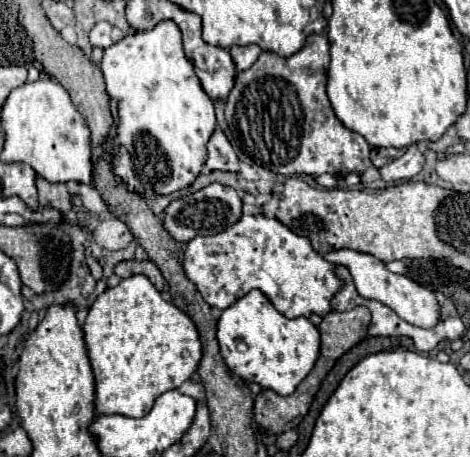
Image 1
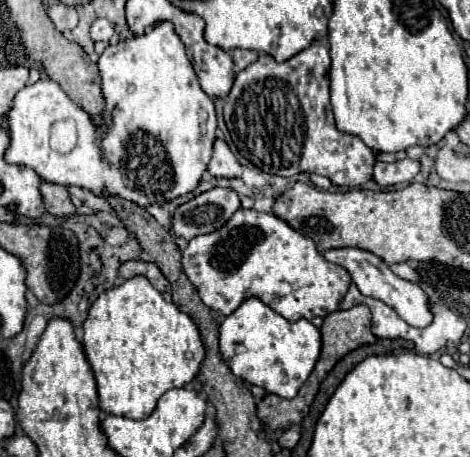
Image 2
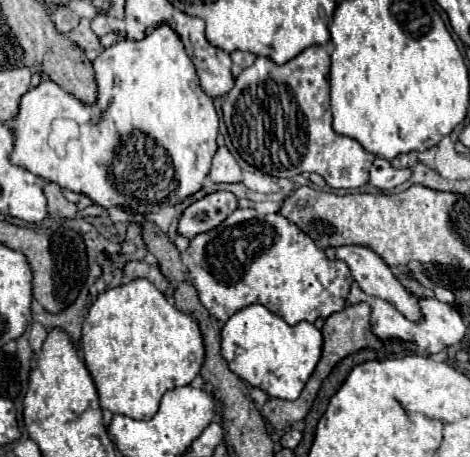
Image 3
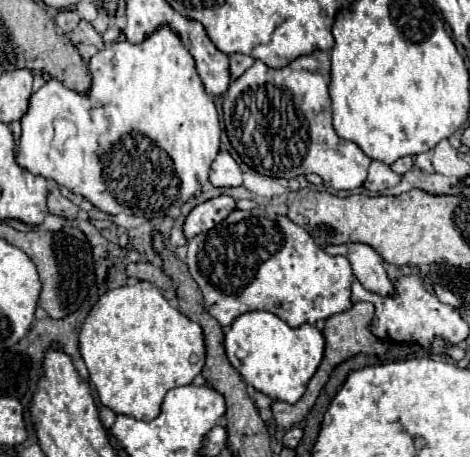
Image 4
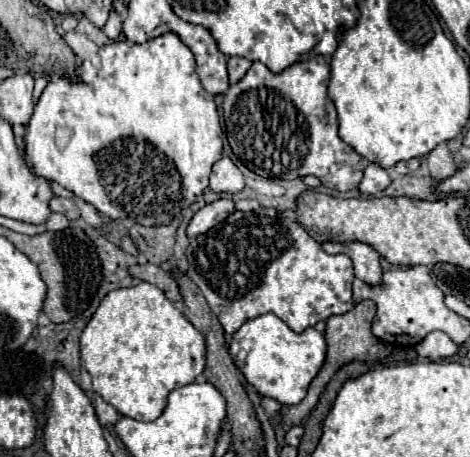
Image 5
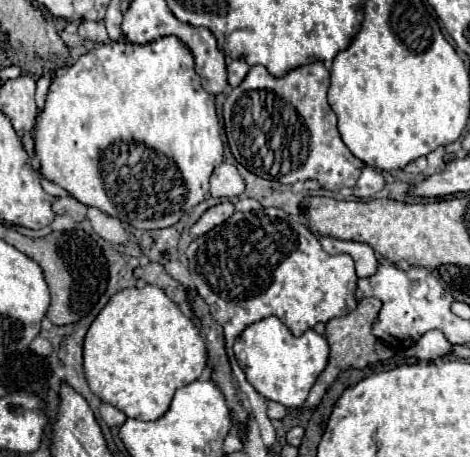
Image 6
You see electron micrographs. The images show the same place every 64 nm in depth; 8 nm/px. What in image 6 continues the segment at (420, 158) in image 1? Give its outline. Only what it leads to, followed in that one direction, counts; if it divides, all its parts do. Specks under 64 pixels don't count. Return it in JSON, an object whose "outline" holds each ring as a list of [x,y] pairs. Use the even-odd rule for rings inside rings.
{"outline":[[[366,166],[358,178],[358,184],[354,186],[354,196],[356,198],[374,196],[384,188],[384,184],[386,184],[386,180],[384,180],[382,172],[372,168],[372,166]]]}

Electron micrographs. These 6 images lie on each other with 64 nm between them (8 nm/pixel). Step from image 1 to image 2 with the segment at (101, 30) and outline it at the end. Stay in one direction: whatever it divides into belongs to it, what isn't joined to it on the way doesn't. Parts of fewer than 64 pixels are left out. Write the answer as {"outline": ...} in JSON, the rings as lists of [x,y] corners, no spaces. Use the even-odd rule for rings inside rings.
{"outline":[[[96,20],[90,28],[90,36],[94,42],[108,42],[114,32],[114,26],[108,20]]]}

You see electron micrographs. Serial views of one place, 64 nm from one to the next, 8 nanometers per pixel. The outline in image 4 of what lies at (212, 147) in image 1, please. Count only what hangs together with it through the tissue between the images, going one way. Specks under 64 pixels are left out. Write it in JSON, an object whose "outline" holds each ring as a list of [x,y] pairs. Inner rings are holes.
{"outline":[[[222,150],[212,162],[210,182],[214,186],[242,186],[242,170],[226,150]]]}

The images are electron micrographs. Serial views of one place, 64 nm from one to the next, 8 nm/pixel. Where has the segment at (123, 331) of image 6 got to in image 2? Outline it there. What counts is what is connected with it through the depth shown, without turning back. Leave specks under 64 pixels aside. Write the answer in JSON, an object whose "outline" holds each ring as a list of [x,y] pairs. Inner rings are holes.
{"outline":[[[134,276],[96,298],[84,320],[82,340],[94,370],[100,410],[132,420],[150,416],[164,392],[184,388],[204,360],[204,346],[192,318],[166,302],[144,276]]]}

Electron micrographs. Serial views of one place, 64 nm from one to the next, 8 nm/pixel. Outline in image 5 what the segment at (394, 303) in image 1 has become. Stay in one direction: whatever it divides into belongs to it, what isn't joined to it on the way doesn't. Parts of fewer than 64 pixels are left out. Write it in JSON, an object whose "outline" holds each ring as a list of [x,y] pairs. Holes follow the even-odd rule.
{"outline":[[[324,242],[322,244],[324,252],[328,254],[348,254],[354,262],[354,274],[356,278],[364,280],[366,284],[380,284],[382,280],[382,266],[380,266],[380,256],[378,252],[362,242],[354,242],[350,246],[346,244],[334,244],[334,242]]]}

